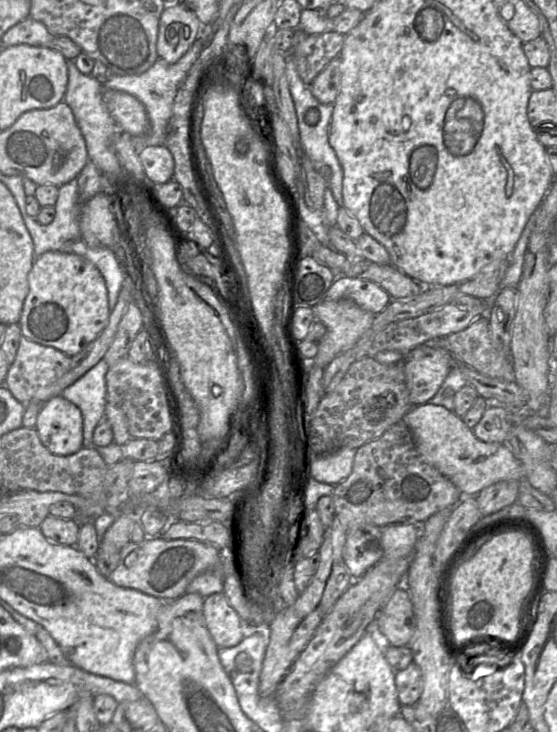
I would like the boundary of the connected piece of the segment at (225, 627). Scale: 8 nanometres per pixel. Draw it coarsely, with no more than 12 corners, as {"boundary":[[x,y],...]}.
{"boundary":[[223,593],[204,599],[203,616],[219,649],[248,634]]}

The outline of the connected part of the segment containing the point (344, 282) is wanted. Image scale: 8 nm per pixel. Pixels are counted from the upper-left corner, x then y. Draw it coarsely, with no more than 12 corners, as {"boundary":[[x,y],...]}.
{"boundary":[[336,275],[324,300],[352,300],[374,314],[391,302],[378,284]]}

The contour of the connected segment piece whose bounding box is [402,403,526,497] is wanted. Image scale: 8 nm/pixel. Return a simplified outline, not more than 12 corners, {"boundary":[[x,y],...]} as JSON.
{"boundary":[[443,406],[404,417],[421,458],[465,497],[526,480],[506,443]]}

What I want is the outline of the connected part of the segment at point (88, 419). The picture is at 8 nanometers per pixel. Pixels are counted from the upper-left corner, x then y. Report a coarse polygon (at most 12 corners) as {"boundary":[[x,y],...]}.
{"boundary":[[102,358],[61,396],[83,416],[83,448],[104,418],[106,374]]}

